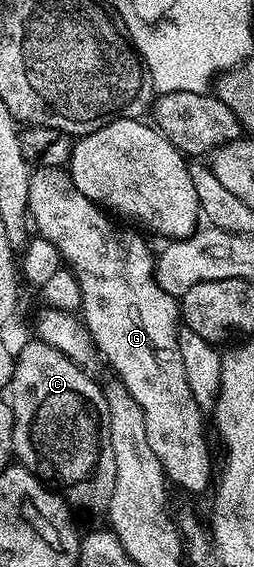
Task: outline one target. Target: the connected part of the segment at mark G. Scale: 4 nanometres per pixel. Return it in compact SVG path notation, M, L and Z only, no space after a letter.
M42 166L36 168L31 174L31 183L29 189L29 217L37 228L38 236L49 239L55 244L59 251L59 256L76 274L78 274L79 286L83 291L83 304L81 306L81 317L85 322L92 341L100 354L107 356L108 361L115 367L118 380L122 381L127 390L133 395L133 399L137 399L137 403L141 407L141 411L145 415L145 431L149 435L149 447L153 447L153 455L157 455L157 459L161 463L163 472L167 474L172 482L175 481L181 485L189 493L203 493L207 489L207 484L211 481L211 457L207 454L207 433L203 430L204 410L199 408L199 404L195 401L193 391L189 387L189 383L185 379L185 363L181 359L181 347L179 346L179 334L181 332L181 305L172 293L167 293L157 283L155 278L155 262L156 254L151 254L151 249L147 246L147 241L139 233L134 233L131 229L118 229L112 218L100 206L96 205L90 197L81 192L75 185L70 172L66 168L57 166Z

